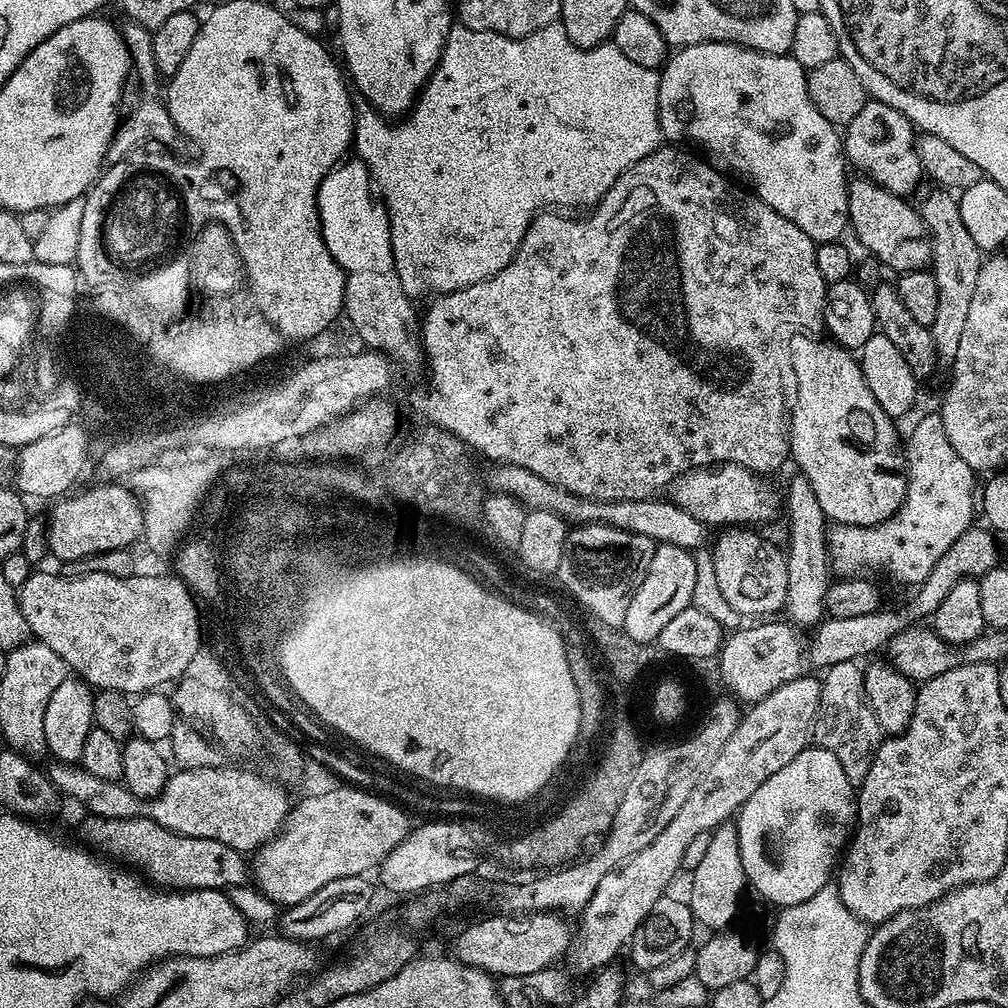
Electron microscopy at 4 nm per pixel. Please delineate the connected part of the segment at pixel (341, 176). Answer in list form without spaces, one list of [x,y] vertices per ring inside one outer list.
[[[358,158],[341,161],[319,184],[316,195],[320,232],[331,256],[345,272],[344,280],[360,276],[360,272],[380,272],[400,280],[393,260],[387,208],[376,197],[368,168]]]

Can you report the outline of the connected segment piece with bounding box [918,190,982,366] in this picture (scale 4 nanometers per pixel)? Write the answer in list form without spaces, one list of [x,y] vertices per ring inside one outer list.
[[[934,190],[924,196],[924,201],[918,204],[920,217],[926,222],[932,238],[932,263],[930,271],[934,282],[938,282],[938,311],[931,324],[930,329],[933,336],[936,359],[941,365],[951,366],[954,358],[958,354],[958,345],[962,338],[962,329],[966,326],[966,317],[970,310],[970,302],[974,295],[974,290],[978,286],[978,270],[982,263],[982,249],[976,245],[974,238],[970,238],[970,233],[962,223],[962,210],[960,201],[951,191]]]

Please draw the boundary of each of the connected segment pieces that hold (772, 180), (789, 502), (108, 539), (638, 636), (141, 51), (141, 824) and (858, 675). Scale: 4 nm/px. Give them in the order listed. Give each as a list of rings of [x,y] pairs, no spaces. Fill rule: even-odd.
[[[706,42],[705,44],[695,44],[689,48],[679,49],[663,65],[660,72],[658,114],[660,115],[660,131],[665,141],[684,142],[680,140],[689,140],[690,143],[697,144],[701,148],[699,151],[715,167],[725,174],[731,174],[733,177],[741,176],[745,180],[741,181],[751,191],[755,192],[762,202],[766,202],[766,206],[770,206],[778,214],[782,214],[782,218],[794,222],[794,226],[798,226],[798,230],[802,230],[810,239],[815,240],[817,244],[825,244],[831,240],[840,240],[843,237],[843,232],[846,232],[846,229],[849,227],[848,182],[850,176],[849,173],[844,173],[844,168],[846,169],[846,157],[842,136],[838,131],[837,125],[827,121],[818,112],[818,107],[814,106],[814,102],[811,101],[810,94],[808,93],[808,72],[791,54],[775,56],[774,54],[759,52],[753,48],[744,48],[740,44],[727,44],[726,42]]]
[[[796,474],[788,484],[788,496],[786,492],[786,508],[788,512],[788,573],[786,574],[786,602],[783,611],[788,612],[787,619],[795,627],[801,630],[815,629],[821,620],[825,619],[824,603],[826,602],[826,590],[830,583],[830,557],[828,555],[828,534],[826,531],[826,517],[822,506],[818,506],[818,497],[814,495],[814,489],[805,476]]]
[[[100,482],[97,483],[97,488],[92,488],[89,492],[84,492],[81,496],[76,496],[77,494],[69,495],[67,498],[60,498],[51,505],[52,508],[52,518],[47,521],[48,528],[48,551],[53,557],[57,556],[57,561],[67,562],[69,560],[81,560],[87,556],[93,556],[94,554],[102,554],[103,552],[109,552],[110,550],[118,550],[119,548],[131,549],[133,547],[132,543],[137,539],[141,539],[142,533],[144,531],[144,511],[140,505],[140,499],[136,497],[136,493],[132,491],[131,488],[125,486],[120,482]]]
[[[657,544],[654,558],[650,558],[650,570],[646,570],[646,578],[642,578],[638,590],[634,590],[630,598],[630,606],[626,606],[623,632],[635,642],[646,645],[659,641],[662,630],[690,607],[694,594],[695,569],[696,557],[689,549]]]
[[[131,22],[125,23],[122,31],[124,33],[124,41],[126,42],[126,50],[132,56],[132,66],[134,69],[134,76],[140,79],[140,88],[144,93],[140,96],[140,101],[133,106],[132,109],[127,109],[126,115],[121,119],[120,123],[116,125],[116,133],[108,147],[108,154],[106,157],[108,164],[114,162],[122,162],[129,159],[132,153],[137,151],[141,146],[148,143],[149,140],[158,140],[165,146],[172,146],[171,144],[181,143],[182,137],[180,131],[176,129],[176,124],[170,118],[168,113],[167,103],[163,99],[156,97],[156,80],[158,81],[158,73],[156,70],[156,63],[154,62],[154,42],[152,41],[152,32],[149,29],[143,28],[141,24],[133,24]]]
[[[89,815],[87,819],[80,828],[85,845],[121,865],[136,870],[144,868],[143,875],[153,885],[165,890],[229,890],[249,883],[250,864],[245,853],[226,846],[226,842],[214,842],[214,838],[190,838],[166,830],[145,816],[102,818]]]
[[[852,660],[834,663],[825,669],[820,681],[819,713],[812,727],[811,741],[817,748],[830,750],[841,763],[847,780],[858,786],[869,772],[873,755],[884,739],[873,708],[865,698],[863,667]]]

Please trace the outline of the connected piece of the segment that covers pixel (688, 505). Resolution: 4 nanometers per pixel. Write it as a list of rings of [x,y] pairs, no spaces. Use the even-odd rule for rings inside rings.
[[[740,464],[694,468],[672,481],[670,499],[686,510],[686,514],[694,514],[694,518],[709,526],[760,526],[756,524],[768,524],[779,514],[780,508],[782,512],[781,493],[779,496],[764,480],[767,479]]]

